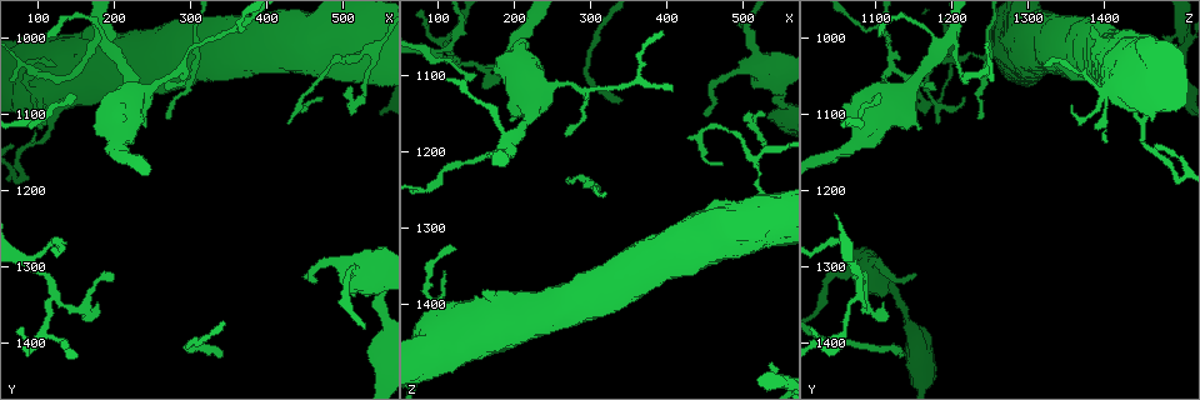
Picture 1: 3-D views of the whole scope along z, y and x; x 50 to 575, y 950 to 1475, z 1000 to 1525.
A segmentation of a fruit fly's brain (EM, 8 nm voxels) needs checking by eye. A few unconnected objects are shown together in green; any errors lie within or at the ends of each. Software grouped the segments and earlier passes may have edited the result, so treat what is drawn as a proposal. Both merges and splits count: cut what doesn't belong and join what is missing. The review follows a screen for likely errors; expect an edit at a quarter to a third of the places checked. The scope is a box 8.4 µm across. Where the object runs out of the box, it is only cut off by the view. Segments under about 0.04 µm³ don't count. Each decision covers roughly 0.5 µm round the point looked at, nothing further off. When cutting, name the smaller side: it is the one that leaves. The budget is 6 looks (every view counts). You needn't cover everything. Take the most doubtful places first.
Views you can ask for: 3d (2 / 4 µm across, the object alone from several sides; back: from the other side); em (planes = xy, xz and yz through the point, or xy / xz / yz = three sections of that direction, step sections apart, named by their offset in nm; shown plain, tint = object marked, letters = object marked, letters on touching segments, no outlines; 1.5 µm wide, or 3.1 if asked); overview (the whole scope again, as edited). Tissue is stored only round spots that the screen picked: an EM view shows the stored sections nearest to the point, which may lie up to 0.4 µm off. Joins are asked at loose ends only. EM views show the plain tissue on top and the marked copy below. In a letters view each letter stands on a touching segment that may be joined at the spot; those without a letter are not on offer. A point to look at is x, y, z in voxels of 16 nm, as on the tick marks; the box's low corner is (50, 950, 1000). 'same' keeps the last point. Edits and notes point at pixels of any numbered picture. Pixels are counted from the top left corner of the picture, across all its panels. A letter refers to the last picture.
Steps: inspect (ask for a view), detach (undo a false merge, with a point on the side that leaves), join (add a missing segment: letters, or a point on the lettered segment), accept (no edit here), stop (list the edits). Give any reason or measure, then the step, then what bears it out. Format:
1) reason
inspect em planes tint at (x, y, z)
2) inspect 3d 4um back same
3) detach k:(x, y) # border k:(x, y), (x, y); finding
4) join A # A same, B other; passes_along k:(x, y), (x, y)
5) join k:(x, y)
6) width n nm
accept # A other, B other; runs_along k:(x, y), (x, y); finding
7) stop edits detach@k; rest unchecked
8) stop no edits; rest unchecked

an open end
inspect em xy step 4 letters at (115, 995, 1105)

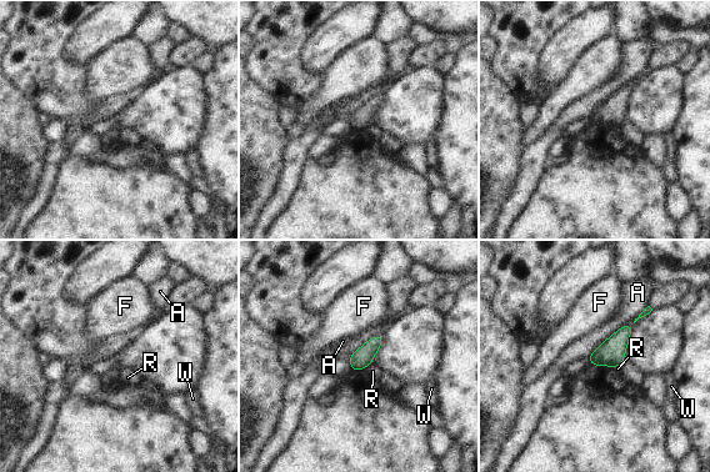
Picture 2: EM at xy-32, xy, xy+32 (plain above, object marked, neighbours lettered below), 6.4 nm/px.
inspect em planes letters same

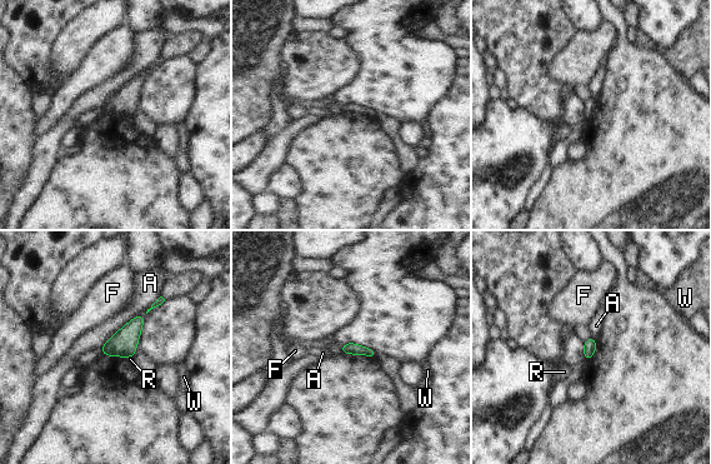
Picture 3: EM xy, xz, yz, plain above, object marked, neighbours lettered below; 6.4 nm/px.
accept # A other, F other, R other, W other; no lettered segment goes on from it

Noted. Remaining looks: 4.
branch stops here
inspect em xy step 8 tint at (120, 1035, 1330)

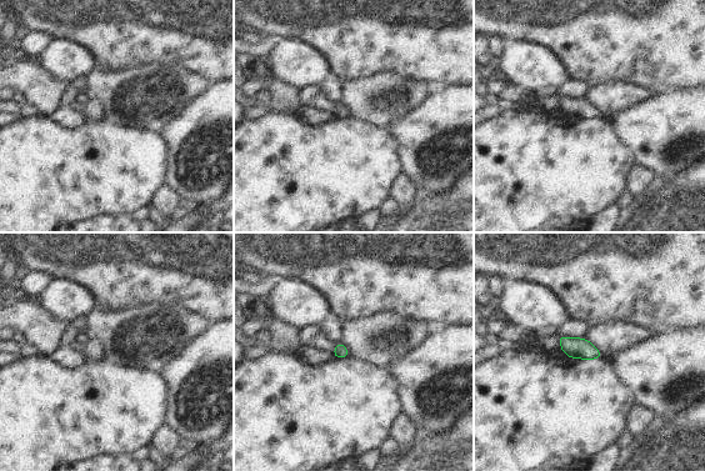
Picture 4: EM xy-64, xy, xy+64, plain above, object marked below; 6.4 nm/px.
another direction
inspect em planes letters same

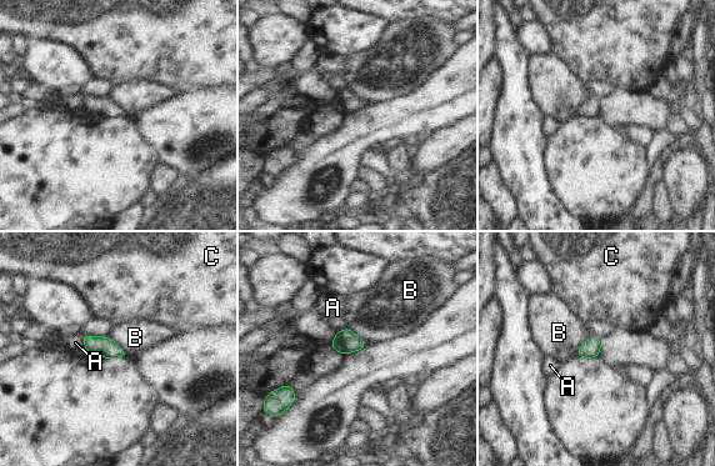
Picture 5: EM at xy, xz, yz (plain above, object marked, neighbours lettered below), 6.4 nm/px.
width 120 nm
accept # A other, B other, C other; border 5:(348, 326), (368, 344); no lettered segment goes on from it

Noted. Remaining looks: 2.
thick turns thin
inspect 3d 4um at (85, 1290, 1070)

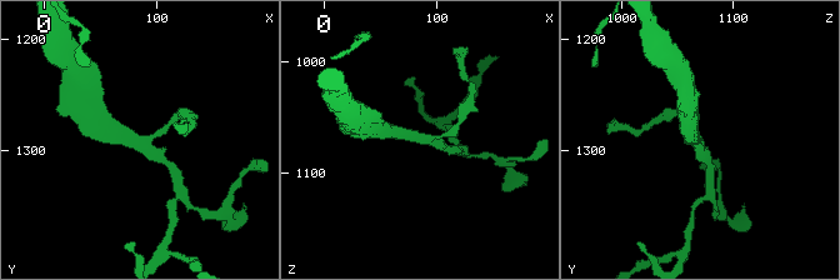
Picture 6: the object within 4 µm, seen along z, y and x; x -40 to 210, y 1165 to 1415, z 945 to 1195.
arms 3
inspect em planes letters at (88, 1292, 1070)

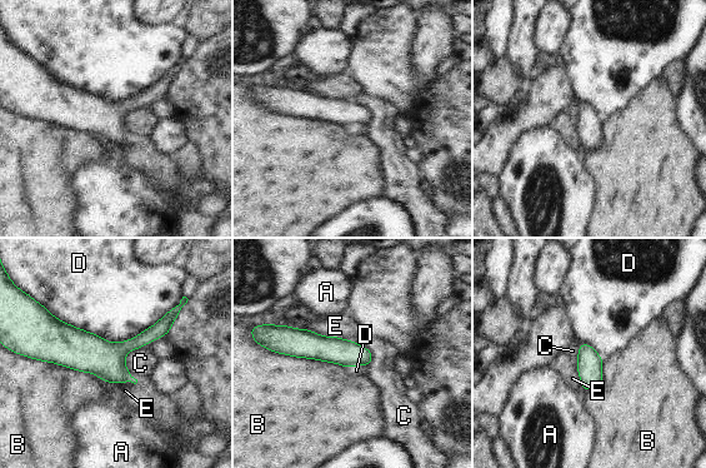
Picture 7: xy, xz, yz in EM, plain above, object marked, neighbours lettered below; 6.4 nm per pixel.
accept # A other, B other, C other, D other, E other; runs_along 7:(173, 315), (120, 349), (39, 348); one neuron here

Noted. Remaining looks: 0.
stop no edits; rest unchecked

